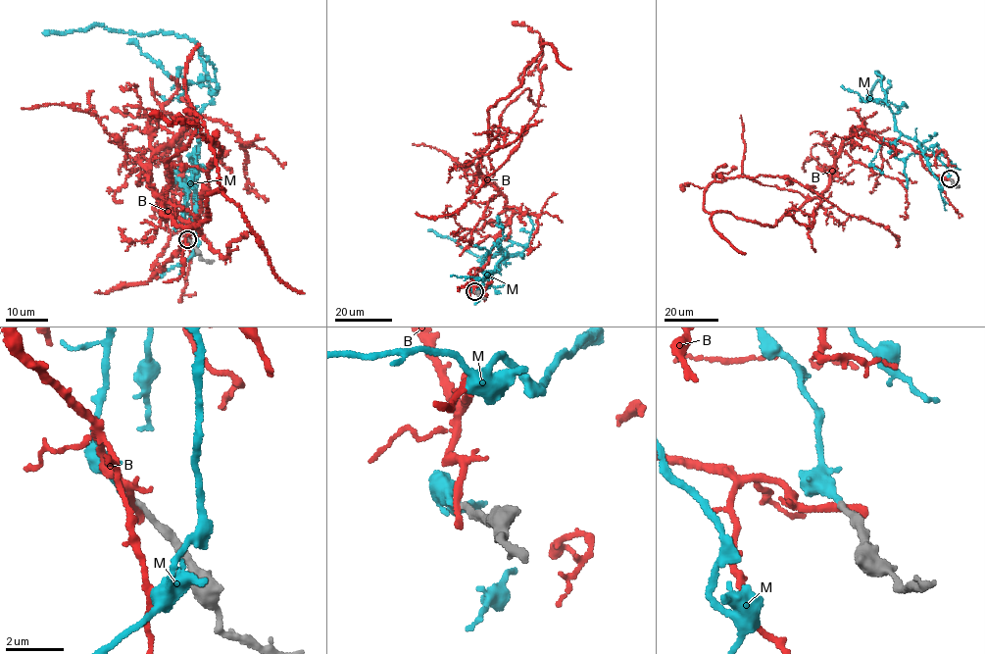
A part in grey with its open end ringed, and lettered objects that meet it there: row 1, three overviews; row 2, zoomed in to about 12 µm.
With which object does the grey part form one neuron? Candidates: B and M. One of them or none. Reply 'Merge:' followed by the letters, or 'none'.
Merge: M

